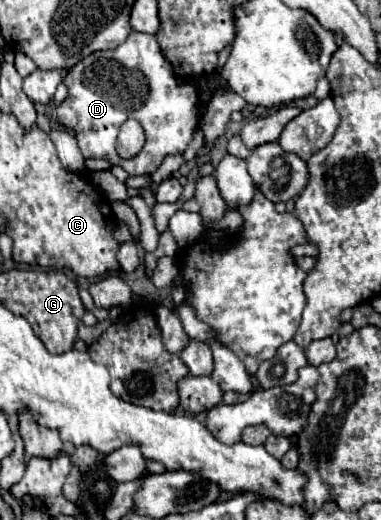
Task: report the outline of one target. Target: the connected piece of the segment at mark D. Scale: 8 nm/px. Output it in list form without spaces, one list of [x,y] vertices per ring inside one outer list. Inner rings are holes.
[[[132,32],[126,42],[122,42],[114,50],[102,50],[86,56],[80,60],[74,68],[68,70],[64,84],[68,86],[68,96],[66,100],[56,108],[56,116],[62,126],[72,128],[76,132],[78,146],[84,154],[84,158],[108,158],[112,164],[122,166],[130,176],[142,176],[142,174],[154,174],[162,160],[168,154],[182,154],[192,140],[192,132],[198,128],[198,94],[192,84],[178,84],[172,72],[170,62],[162,56],[162,50],[156,42],[156,36],[152,34],[140,34]],[[136,118],[142,128],[146,130],[146,144],[138,156],[132,160],[124,160],[116,154],[116,136],[118,128],[128,120]]]

